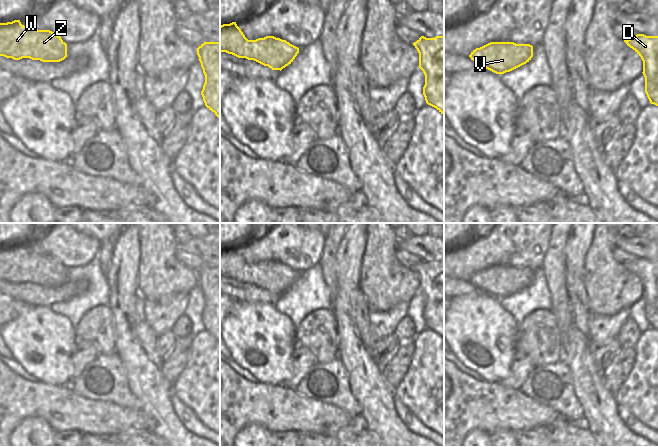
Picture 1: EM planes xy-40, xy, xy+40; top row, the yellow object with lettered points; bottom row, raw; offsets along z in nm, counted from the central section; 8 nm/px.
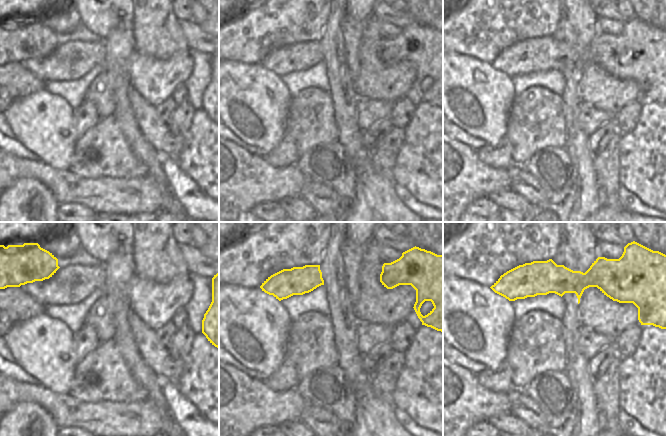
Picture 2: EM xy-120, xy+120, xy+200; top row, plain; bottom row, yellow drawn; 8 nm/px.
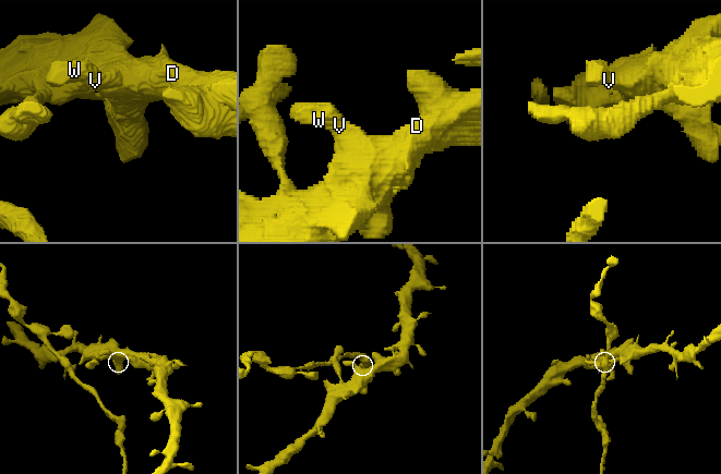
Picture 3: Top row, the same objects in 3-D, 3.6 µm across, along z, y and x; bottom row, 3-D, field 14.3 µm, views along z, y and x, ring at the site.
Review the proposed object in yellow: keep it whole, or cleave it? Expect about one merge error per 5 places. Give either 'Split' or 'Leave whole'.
Leave whole.

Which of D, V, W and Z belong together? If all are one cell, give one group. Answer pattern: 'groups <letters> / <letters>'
groups D V W Z

